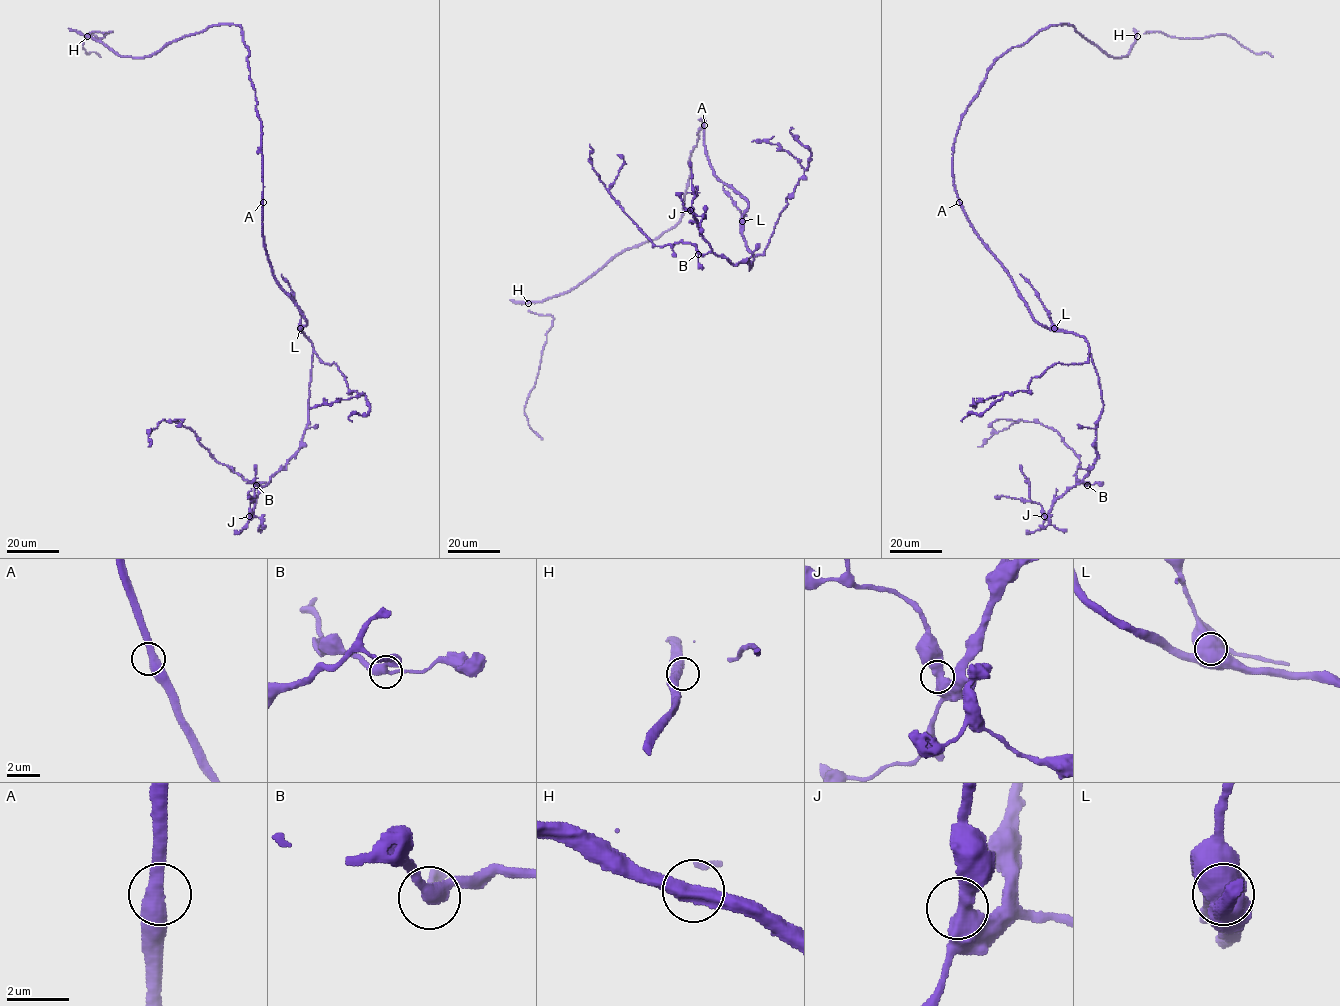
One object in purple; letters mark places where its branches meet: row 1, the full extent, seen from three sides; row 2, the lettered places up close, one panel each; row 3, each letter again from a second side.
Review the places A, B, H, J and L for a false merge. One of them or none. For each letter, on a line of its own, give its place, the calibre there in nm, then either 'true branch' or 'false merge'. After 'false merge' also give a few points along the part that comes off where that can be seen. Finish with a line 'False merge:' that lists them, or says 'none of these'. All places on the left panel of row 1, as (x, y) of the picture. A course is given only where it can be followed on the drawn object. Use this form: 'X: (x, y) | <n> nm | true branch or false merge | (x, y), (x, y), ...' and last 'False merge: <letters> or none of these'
A: (263, 202) | 480 nm | true branch
B: (256, 485) | 360 nm | true branch
H: (87, 36) | 480 nm | true branch
J: (249, 516) | 500 nm | true branch
L: (300, 328) | 900 nm | false merge | (301, 328), (301, 312), (294, 293), (281, 274)
False merge: L

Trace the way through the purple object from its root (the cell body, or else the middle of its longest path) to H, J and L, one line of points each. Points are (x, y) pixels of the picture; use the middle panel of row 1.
H: (703, 127), (703, 119), (688, 162), (690, 176), (680, 220), (657, 238), (616, 254), (570, 290), (528, 303)
J: (703, 127), (713, 173), (748, 202), (743, 237), (754, 255), (751, 268), (717, 256), (690, 210)
L: (703, 127), (703, 143), (713, 173), (748, 202), (742, 221)

